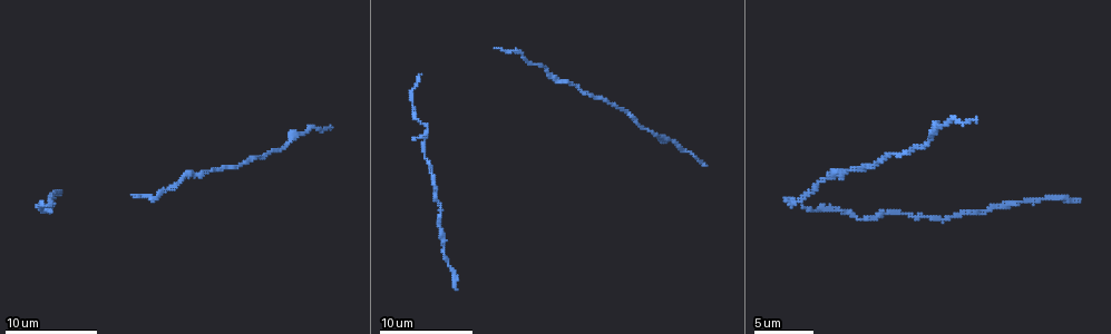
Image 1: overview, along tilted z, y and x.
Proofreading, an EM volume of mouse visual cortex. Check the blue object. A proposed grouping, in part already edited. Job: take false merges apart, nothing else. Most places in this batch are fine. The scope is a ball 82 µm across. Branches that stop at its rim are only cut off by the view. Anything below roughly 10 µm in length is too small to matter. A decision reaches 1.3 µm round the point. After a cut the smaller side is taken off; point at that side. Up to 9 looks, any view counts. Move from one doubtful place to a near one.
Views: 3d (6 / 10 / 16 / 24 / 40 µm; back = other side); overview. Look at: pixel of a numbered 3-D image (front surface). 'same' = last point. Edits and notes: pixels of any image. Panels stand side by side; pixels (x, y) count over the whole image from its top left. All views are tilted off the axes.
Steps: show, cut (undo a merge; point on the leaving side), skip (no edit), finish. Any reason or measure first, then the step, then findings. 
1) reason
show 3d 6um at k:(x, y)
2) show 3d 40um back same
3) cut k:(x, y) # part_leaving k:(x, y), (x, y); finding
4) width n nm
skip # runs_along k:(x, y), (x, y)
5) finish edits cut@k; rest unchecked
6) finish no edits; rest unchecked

calibre changes
show 3d 6um at 1:(436, 188)

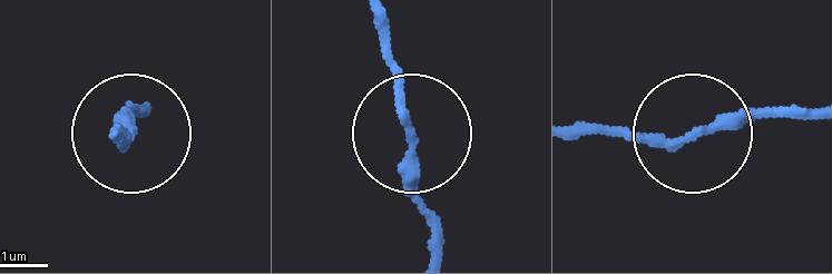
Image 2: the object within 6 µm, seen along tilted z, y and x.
skip # one cell here

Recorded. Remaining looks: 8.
sudden change in width
show 3d 6um at 1:(843, 175)

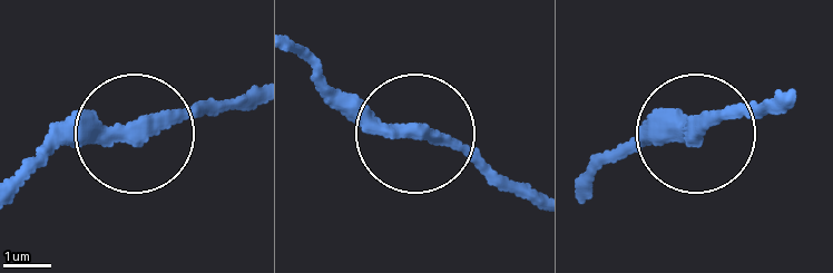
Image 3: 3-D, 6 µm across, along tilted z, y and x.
show 3d 6um back at 3:(695, 129)

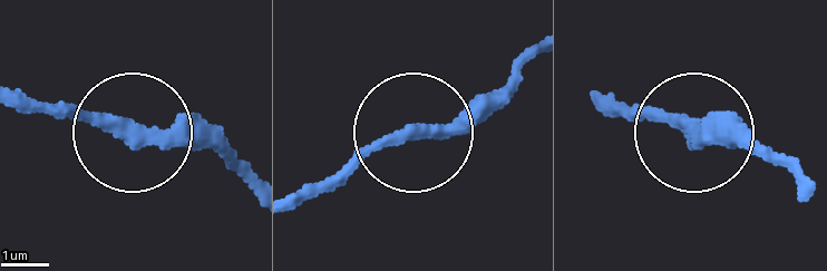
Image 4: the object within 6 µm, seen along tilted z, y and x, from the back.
skip # runs_along 4:(247, 178), (205, 142), (47, 115); continuous, no second cell

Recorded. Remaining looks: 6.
calibre changes
show 3d 10um at 1:(289, 146)

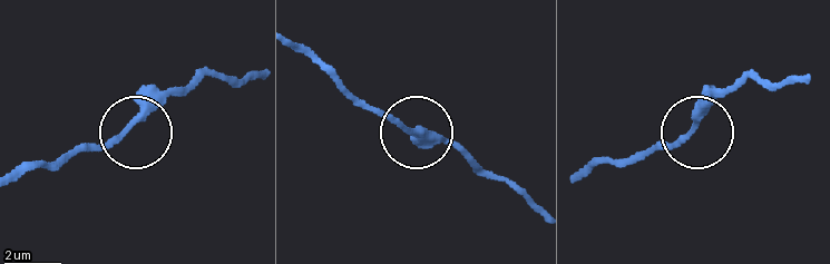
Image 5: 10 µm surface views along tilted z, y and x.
zoom in
show 3d 6um at 5:(694, 122)

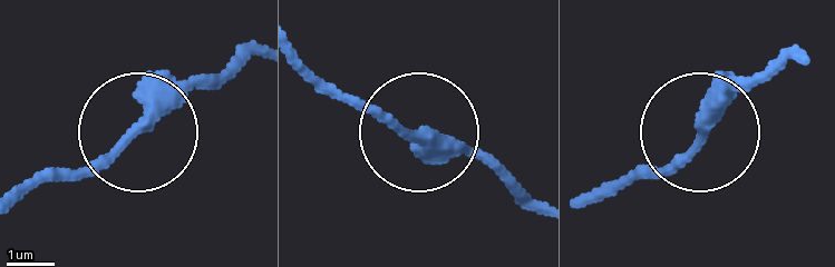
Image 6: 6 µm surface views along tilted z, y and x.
skip # runs_along 6:(298, 59), (397, 126), (473, 148), (521, 195); all the same cell

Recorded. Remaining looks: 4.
finish no edits; rest unchecked

